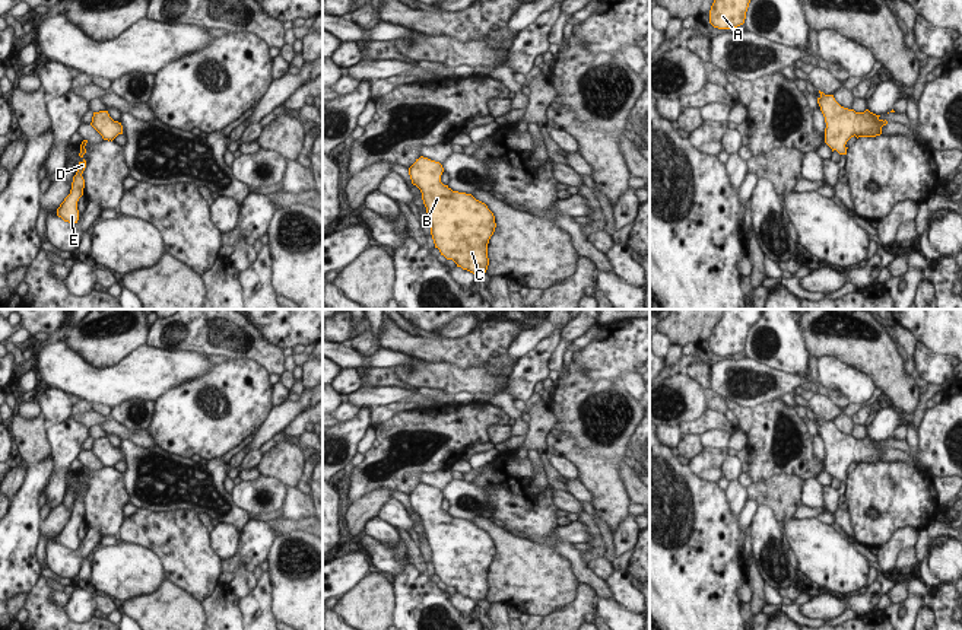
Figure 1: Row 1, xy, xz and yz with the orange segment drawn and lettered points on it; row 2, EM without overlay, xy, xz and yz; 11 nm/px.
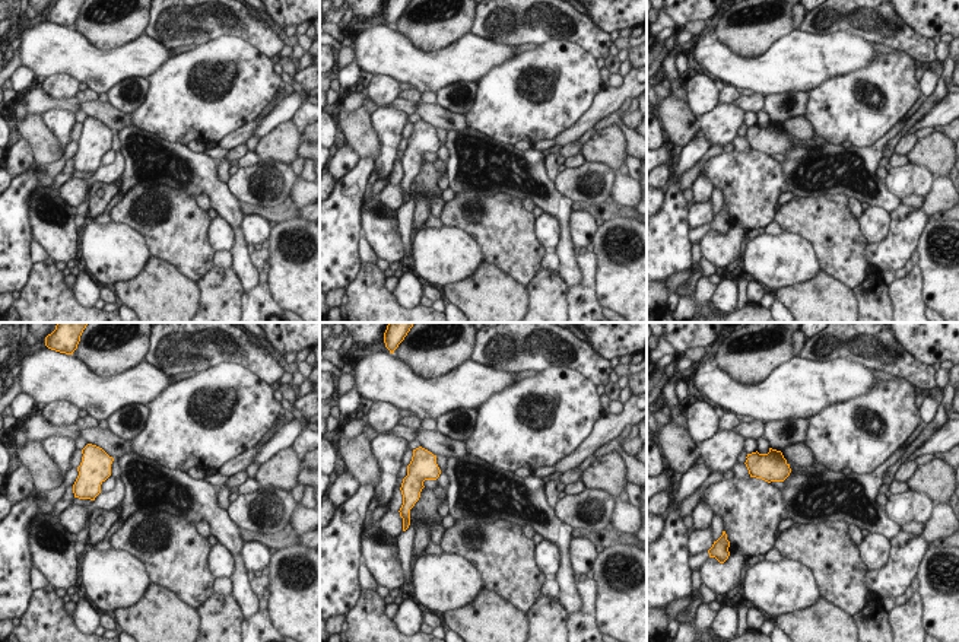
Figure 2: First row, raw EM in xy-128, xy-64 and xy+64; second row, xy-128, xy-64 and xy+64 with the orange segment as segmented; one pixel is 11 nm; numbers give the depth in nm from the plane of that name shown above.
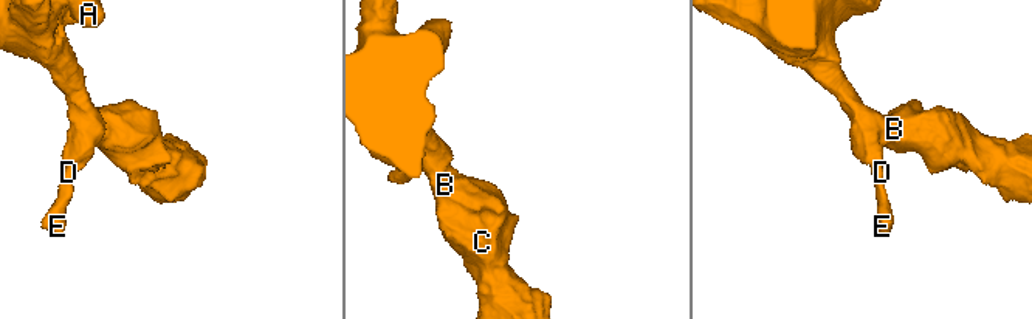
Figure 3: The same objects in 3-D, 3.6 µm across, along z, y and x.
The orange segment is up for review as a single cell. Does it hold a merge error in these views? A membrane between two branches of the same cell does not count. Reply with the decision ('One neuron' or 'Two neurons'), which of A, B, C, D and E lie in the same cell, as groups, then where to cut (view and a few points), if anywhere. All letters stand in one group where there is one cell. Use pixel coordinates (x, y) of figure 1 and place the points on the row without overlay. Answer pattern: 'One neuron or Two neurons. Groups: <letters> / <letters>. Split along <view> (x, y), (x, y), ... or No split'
One neuron. Groups: A B C D E. No split.

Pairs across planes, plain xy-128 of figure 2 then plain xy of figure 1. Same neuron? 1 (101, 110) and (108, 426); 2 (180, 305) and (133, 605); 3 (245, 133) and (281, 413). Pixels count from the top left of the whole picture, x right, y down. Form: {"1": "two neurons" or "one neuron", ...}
{"1": "one neuron", "2": "one neuron", "3": "one neuron"}

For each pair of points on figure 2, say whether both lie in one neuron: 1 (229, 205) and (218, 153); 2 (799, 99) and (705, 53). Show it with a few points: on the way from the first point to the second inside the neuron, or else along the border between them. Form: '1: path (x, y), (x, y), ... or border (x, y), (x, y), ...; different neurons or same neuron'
1: border (203, 152), (215, 161); different neurons
2: border (806, 92), (784, 91), (764, 97); different neurons

